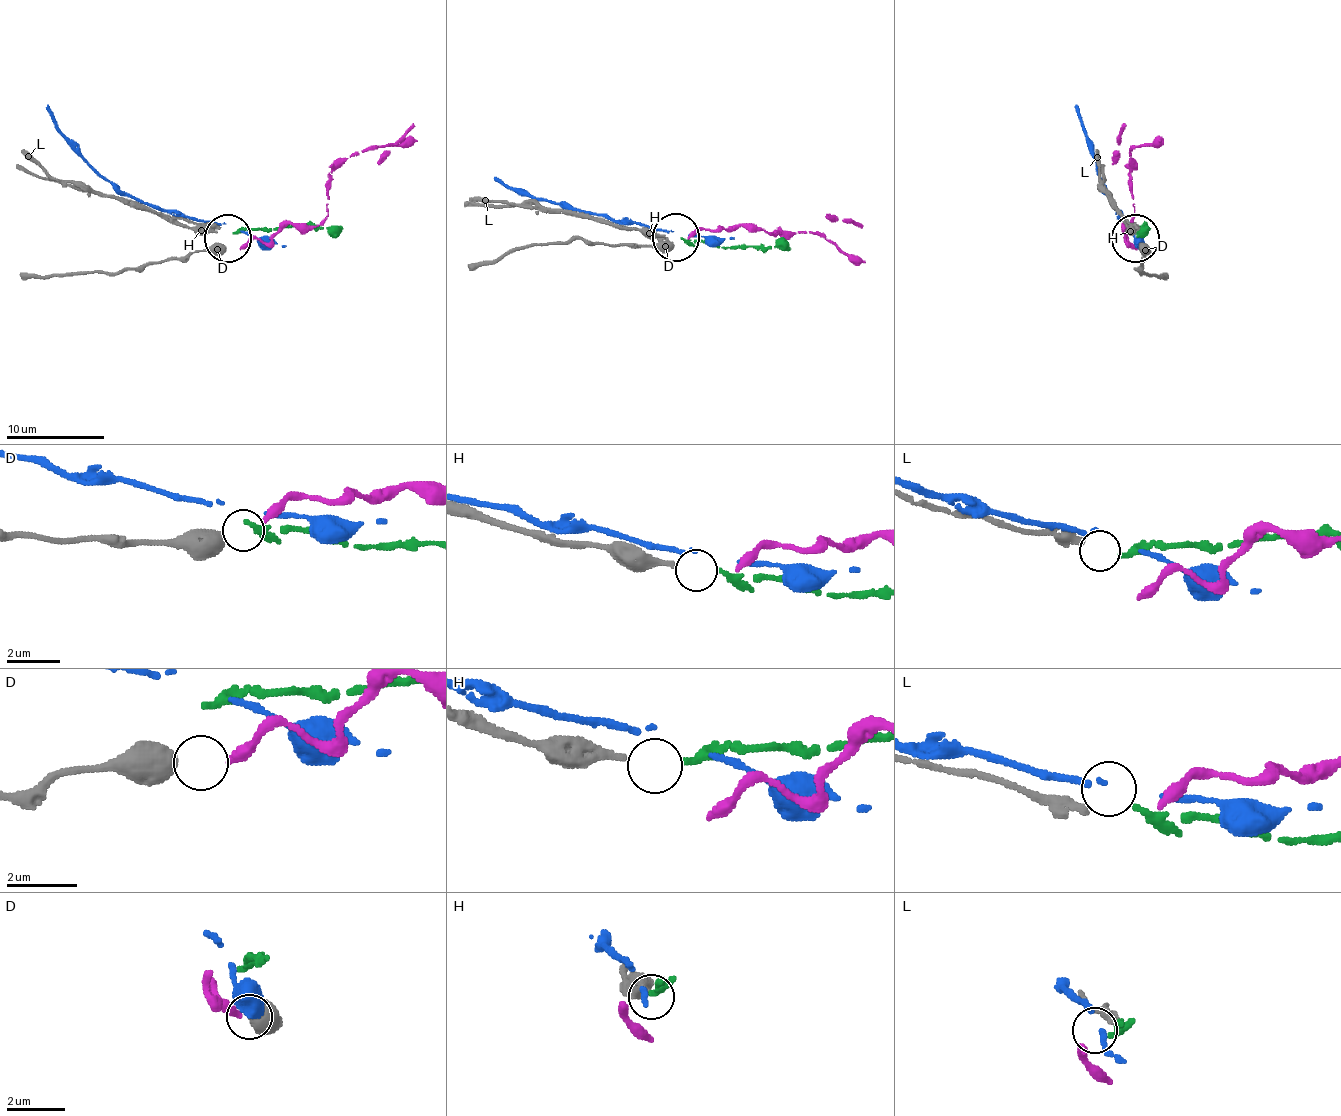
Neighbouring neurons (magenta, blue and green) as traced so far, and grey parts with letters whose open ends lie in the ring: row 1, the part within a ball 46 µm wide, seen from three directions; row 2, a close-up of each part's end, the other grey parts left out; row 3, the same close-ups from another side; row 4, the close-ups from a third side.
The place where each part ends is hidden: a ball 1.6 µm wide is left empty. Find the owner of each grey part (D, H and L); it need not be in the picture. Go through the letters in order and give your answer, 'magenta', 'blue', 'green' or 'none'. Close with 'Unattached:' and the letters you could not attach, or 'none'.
D: magenta
H: none
L: green
Unattached: H

